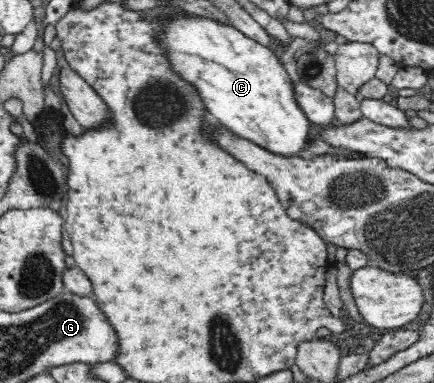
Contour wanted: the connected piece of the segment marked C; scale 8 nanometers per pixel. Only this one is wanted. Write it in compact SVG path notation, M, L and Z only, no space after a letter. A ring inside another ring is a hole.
M175 16L165 21L162 42L165 44L164 48L167 48L173 70L179 72L199 91L207 114L214 122L231 131L233 135L249 140L277 155L308 156L305 148L310 143L307 136L311 122L294 98L295 82L289 77L273 49L245 36L233 25L221 24L209 17L200 16Z

